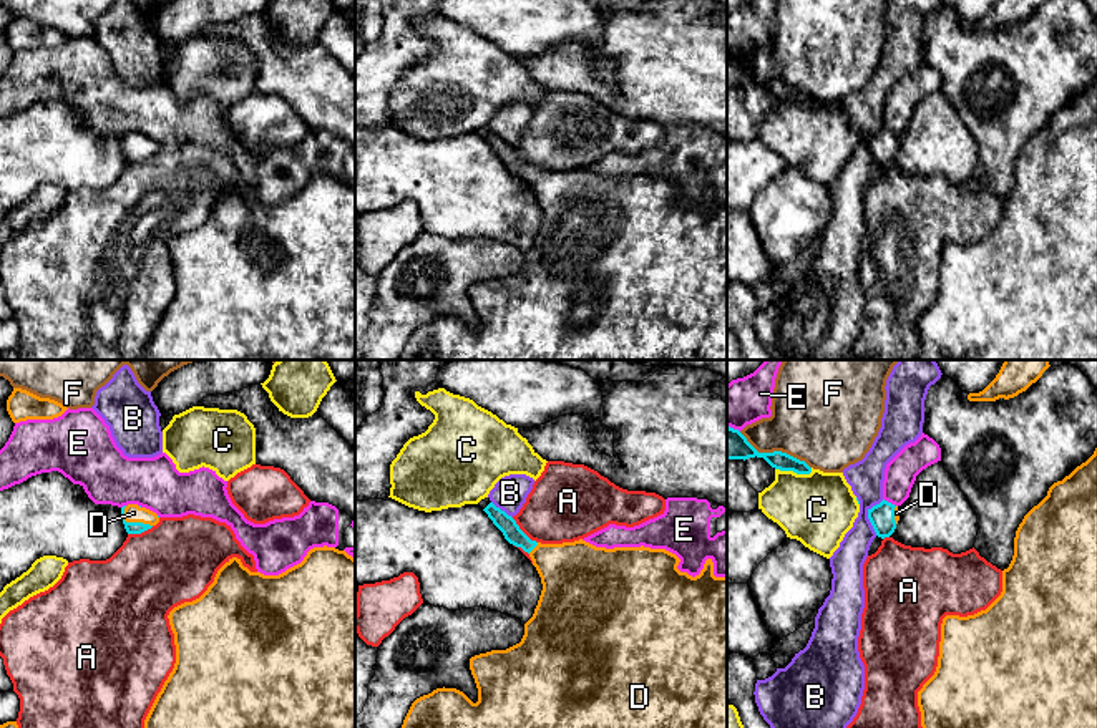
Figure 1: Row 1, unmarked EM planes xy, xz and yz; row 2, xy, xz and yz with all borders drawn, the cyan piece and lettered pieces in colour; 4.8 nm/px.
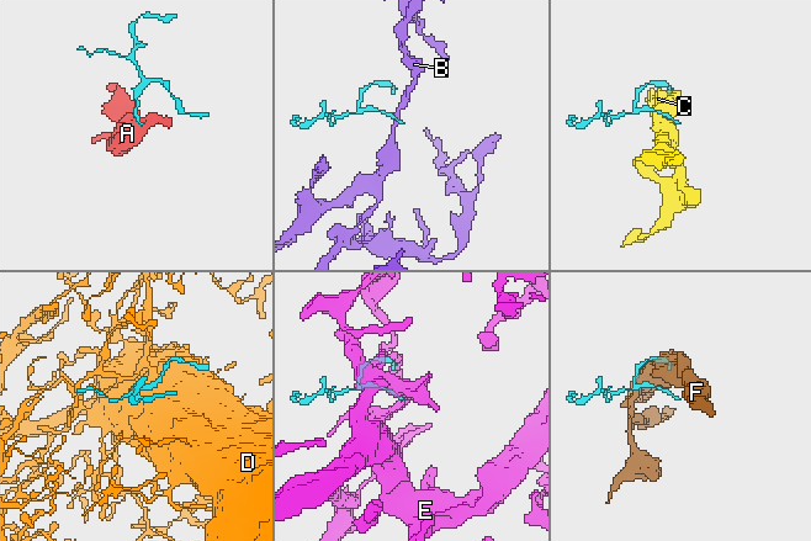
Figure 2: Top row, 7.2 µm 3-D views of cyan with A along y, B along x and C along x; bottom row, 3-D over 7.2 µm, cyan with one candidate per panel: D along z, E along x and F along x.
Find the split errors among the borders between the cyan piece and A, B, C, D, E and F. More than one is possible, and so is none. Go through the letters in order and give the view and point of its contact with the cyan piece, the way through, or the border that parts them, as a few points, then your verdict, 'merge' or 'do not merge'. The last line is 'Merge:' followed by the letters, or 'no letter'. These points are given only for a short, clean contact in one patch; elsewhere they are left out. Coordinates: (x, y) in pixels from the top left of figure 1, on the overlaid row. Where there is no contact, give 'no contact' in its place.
A: xz (521, 531) | along xz (511, 518), (536, 543) | do not merge
B: yz (868, 516) | along yz (883, 499), (868, 511), (868, 521), (875, 534) | do not merge
C: yz (794, 471) | do not merge
D: xy (133, 523) | across xy (131, 528), (133, 523), (133, 513) | merge
E: yz (890, 503) | do not merge
F: yz (775, 451) | do not merge
Merge: D

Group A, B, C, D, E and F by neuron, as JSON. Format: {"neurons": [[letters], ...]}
{"neurons": [["A"], ["B"], ["C"], ["D"], ["E"], ["F"]]}

